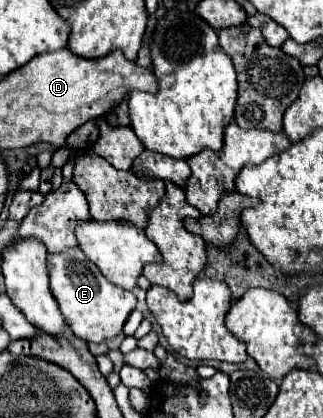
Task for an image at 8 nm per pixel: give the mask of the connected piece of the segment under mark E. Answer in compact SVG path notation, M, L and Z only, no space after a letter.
M79 247L67 249L67 253L49 255L47 267L51 291L75 337L87 343L103 343L115 339L123 331L127 317L137 305L137 297L131 291L115 287L111 281L107 281L103 273L85 257L85 253Z

